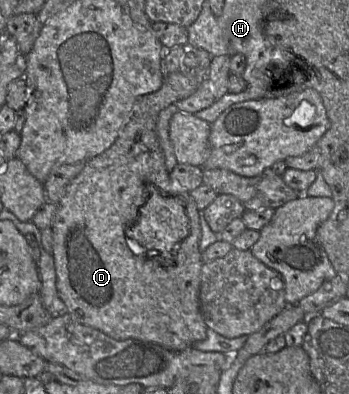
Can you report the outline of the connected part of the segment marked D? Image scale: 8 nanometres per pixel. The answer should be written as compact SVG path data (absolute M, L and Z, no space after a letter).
M181 70L176 73L165 73L161 88L153 93L140 97L134 104L130 121L120 131L115 142L103 153L84 163L81 172L70 182L60 202L56 205L56 214L51 226L52 257L56 270L56 288L59 297L66 305L67 313L78 323L95 328L115 340L136 339L151 342L170 351L182 351L206 338L207 326L200 311L199 289L201 269L205 263L199 247L201 238L201 212L190 191L175 183L167 171L164 154L158 139L156 122L158 114L167 106L191 96L207 77L208 70Z

